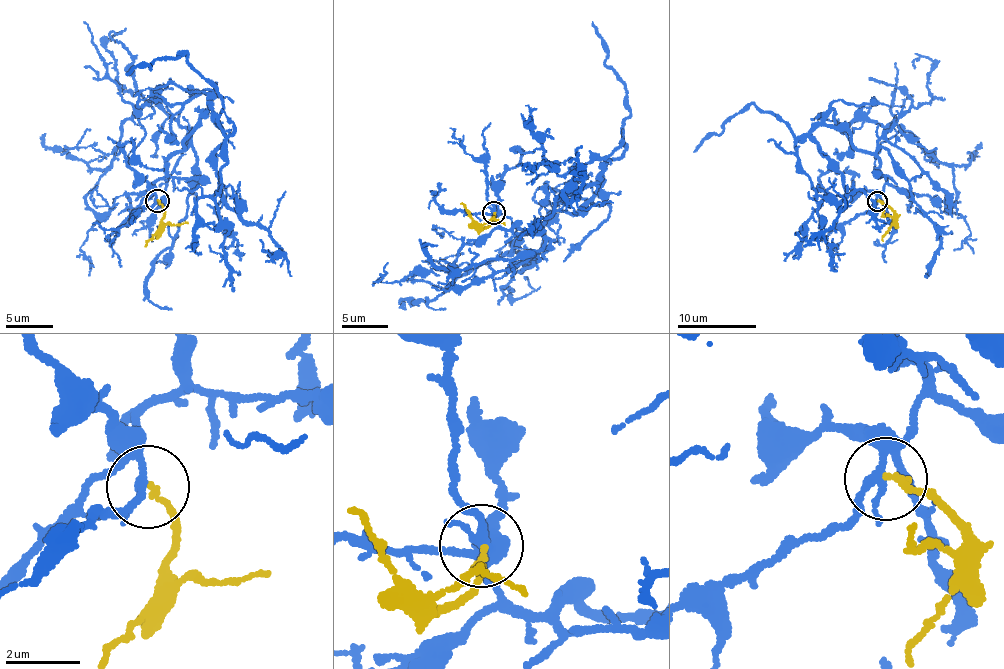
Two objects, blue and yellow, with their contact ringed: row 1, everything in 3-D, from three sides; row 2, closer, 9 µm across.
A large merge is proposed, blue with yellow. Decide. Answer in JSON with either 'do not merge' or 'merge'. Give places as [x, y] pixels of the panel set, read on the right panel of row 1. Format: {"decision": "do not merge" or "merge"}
{"decision": "merge"}

